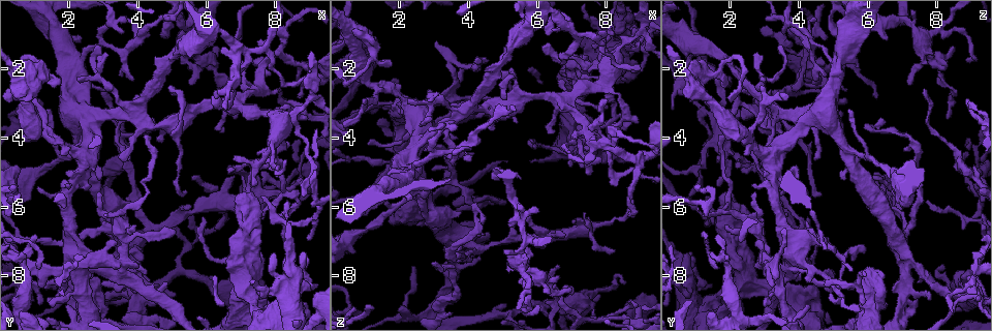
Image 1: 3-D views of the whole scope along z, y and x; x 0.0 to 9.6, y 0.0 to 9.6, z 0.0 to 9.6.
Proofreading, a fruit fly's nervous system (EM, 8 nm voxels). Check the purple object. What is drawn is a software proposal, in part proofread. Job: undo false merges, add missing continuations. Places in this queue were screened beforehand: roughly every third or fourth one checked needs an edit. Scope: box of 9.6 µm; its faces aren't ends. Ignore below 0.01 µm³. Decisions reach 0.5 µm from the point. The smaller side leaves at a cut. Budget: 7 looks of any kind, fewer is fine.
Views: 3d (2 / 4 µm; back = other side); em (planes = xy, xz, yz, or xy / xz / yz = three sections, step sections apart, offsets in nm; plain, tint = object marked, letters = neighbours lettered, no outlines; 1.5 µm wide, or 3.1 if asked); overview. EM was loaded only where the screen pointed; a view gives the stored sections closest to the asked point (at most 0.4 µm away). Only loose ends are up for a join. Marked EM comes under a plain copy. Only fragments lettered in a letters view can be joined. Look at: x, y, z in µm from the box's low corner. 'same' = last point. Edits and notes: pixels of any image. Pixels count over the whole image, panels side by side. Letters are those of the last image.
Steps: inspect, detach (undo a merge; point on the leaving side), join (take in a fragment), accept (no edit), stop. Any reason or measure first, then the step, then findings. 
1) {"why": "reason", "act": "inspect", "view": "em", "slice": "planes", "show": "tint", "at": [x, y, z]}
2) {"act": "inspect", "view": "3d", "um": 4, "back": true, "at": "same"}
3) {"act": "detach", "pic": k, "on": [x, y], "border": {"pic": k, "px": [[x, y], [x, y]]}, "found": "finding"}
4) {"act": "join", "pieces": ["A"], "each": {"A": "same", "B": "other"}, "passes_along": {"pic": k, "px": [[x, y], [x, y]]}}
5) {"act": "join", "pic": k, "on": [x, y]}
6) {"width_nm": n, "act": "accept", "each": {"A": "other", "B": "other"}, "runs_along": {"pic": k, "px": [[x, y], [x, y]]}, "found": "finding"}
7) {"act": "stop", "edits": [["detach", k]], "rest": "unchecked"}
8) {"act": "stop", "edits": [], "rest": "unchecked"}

{"why": "an open end", "act": "inspect", "view": "3d", "um": 4, "at": [7.95, 0.80, 2.95]}

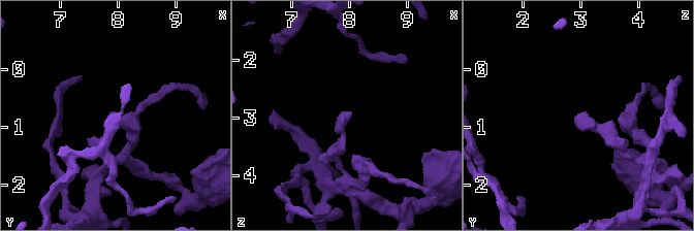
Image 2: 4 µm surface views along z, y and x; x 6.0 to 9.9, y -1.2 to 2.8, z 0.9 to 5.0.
{"act": "inspect", "view": "em", "slice": "planes", "show": "letters", "at": [7.95, 0.75, 2.85]}

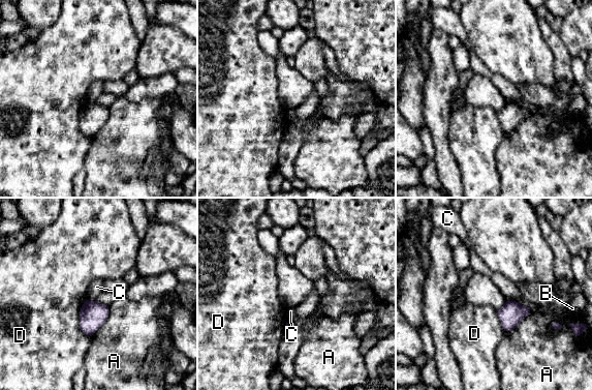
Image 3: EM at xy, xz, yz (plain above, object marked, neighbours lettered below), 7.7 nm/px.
{"act": "accept", "each": {"A": "other", "B": "other", "C": "other", "D": "other"}, "border": {"pic": 3, "px": [[87, 299], [95, 301]]}, "found": "no lettered fragment goes on from it"}

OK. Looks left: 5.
{"why": "tapers out", "act": "inspect", "view": "3d", "um": 4, "at": [9.00, 2.20, 1.95]}

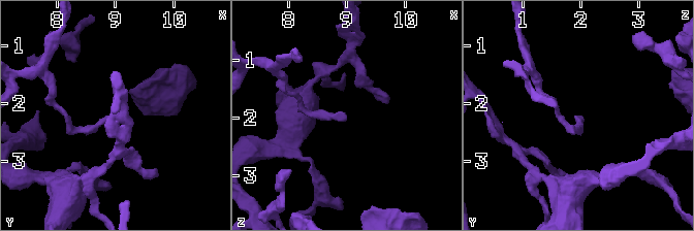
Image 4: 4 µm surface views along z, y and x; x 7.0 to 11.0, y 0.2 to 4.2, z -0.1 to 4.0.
{"why": "need the tissue", "act": "inspect", "view": "em", "slice": "planes", "show": "letters", "at": [9.00, 2.20, 2.00]}

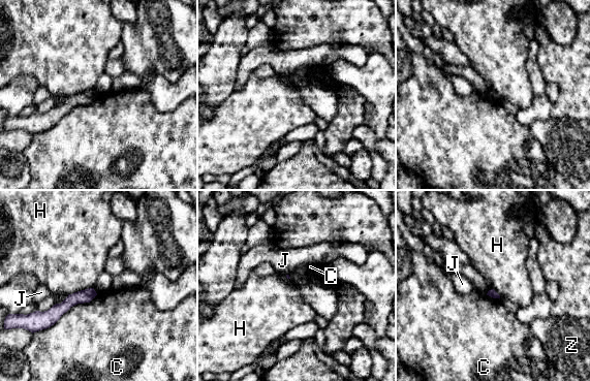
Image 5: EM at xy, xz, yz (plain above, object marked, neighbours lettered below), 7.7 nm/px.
{"act": "accept", "each": {"C": "other", "H": "other", "J": "other", "Z": "other"}, "runs_along": {"pic": 5, "px": [[93, 293], [71, 299], [45, 320]]}, "found": "none of them fits"}

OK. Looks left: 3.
{"why": "a fork", "act": "inspect", "view": "3d", "um": 4, "back": true, "at": [3.65, 7.45, 5.25]}

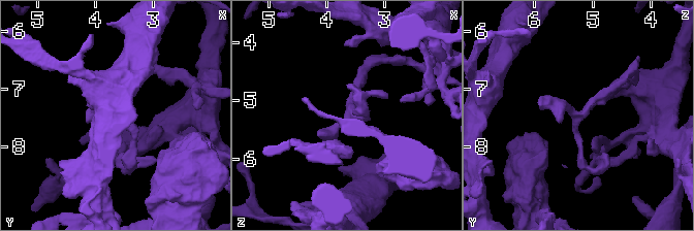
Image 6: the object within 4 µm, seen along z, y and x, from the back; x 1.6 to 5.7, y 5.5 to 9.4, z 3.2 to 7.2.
{"act": "inspect", "view": "em", "slice": "xy", "step": 8, "show": "tint", "at": [3.55, 7.40, 5.20]}

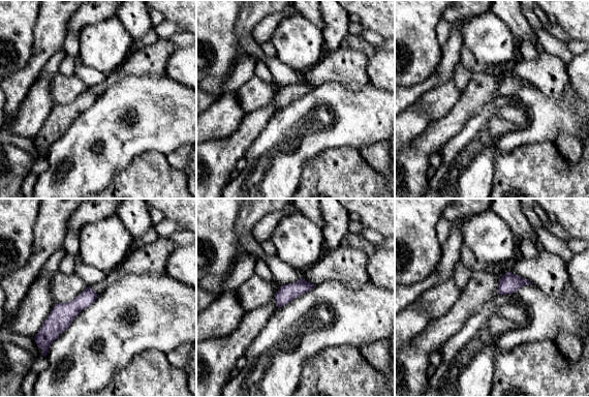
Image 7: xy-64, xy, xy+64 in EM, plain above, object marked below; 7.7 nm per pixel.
{"act": "inspect", "view": "em", "slice": "xy", "step": 8, "show": "letters", "at": "same"}

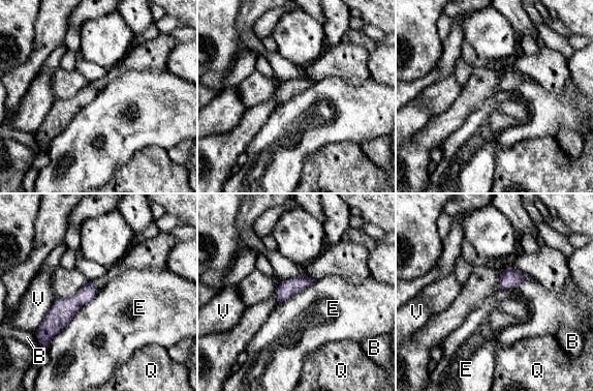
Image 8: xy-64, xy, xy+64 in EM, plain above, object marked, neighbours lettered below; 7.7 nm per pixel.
{"width_nm": 140, "act": "accept", "each": {"B": "other", "E": "other", "Q": "other", "V": "other"}, "border": {"pic": 8, "px": [[56, 300], [34, 332]]}, "found": "continuous, no second neuron"}

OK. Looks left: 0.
{"act": "stop", "edits": [], "rest": "unchecked"}

